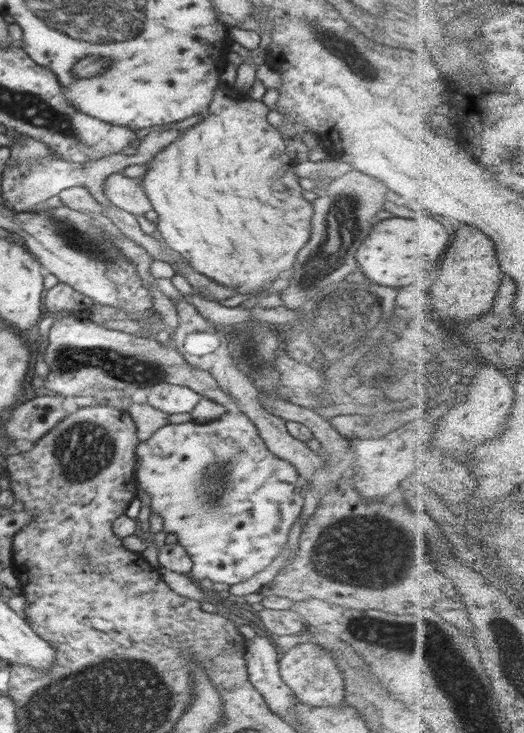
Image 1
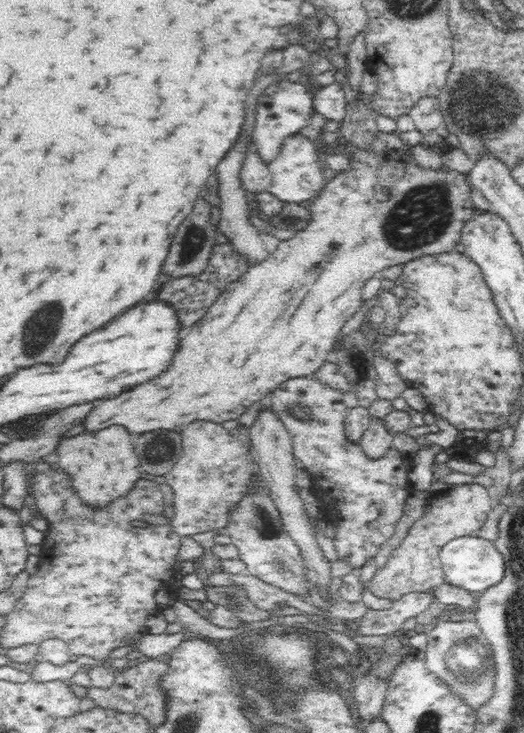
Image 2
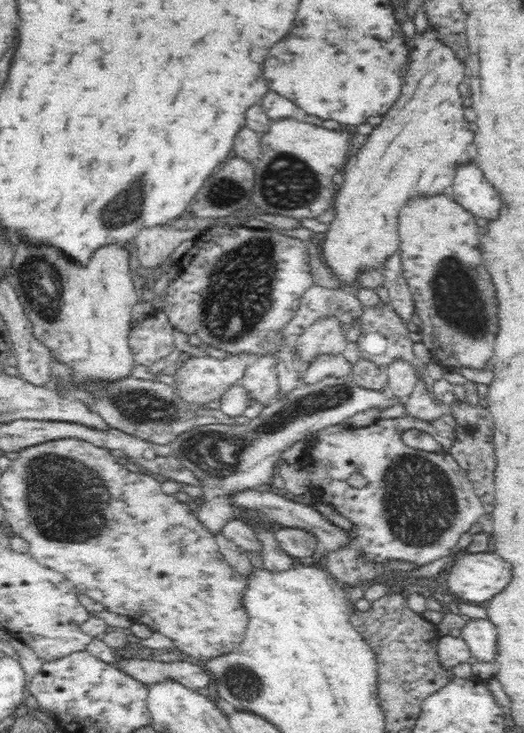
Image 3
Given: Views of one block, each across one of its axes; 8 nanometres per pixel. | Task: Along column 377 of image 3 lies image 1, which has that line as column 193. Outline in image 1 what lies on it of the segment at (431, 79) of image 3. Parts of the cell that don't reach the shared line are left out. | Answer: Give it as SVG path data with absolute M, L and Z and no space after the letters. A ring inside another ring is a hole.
M234 85L218 86L212 96L212 102L205 112L208 116L203 116L202 121L186 129L184 134L181 134L175 141L165 146L156 156L147 164L150 164L150 169L147 174L141 178L143 186L152 204L152 208L158 213L157 237L159 237L170 249L176 250L189 263L196 272L208 276L216 282L236 288L238 293L242 295L249 294L275 281L282 272L292 269L292 264L296 260L296 254L304 248L304 244L308 242L311 236L311 219L313 212L312 202L306 201L303 196L303 190L300 190L299 178L296 176L288 176L290 172L290 155L288 143L283 134L270 125L266 120L266 116L270 108L262 101L252 99L251 96L244 90L236 88ZM292 184L294 190L294 200L290 198L292 192L284 190Z

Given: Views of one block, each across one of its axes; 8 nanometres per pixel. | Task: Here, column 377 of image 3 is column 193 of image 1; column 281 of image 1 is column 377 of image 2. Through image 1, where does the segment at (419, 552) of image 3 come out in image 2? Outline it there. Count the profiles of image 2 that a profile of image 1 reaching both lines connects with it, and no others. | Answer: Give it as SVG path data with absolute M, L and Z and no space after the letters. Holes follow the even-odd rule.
M308 377L294 378L282 383L275 388L262 403L274 408L278 419L286 425L293 443L295 458L304 464L304 470L312 479L312 493L318 498L322 507L322 516L328 521L334 522L335 534L333 545L337 552L337 558L345 560L357 573L370 558L374 558L386 540L390 540L398 520L402 518L402 508L406 504L406 498L413 492L412 485L408 481L412 459L406 458L398 449L391 448L382 458L372 459L362 451L359 444L348 442L344 435L344 421L347 407L343 403L344 392L328 387L319 380ZM303 404L308 408L309 421L302 421L296 415L290 413L292 406Z

